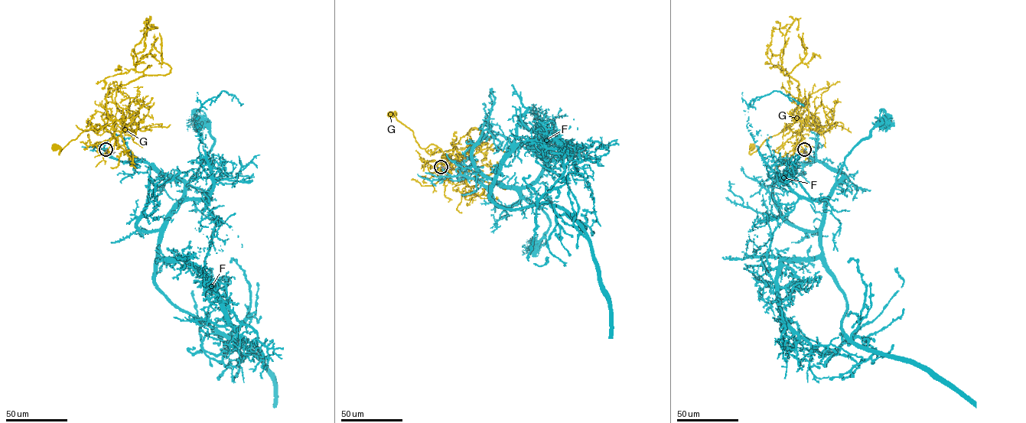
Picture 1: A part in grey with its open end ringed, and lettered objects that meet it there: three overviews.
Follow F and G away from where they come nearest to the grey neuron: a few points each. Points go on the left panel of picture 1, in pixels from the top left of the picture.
F: (106, 150), (115, 160), (146, 161), (184, 183), (184, 195), (159, 245), (161, 257), (176, 260)
G: (105, 151), (109, 147), (115, 120), (98, 131), (85, 130), (59, 154), (60, 149), (55, 146)

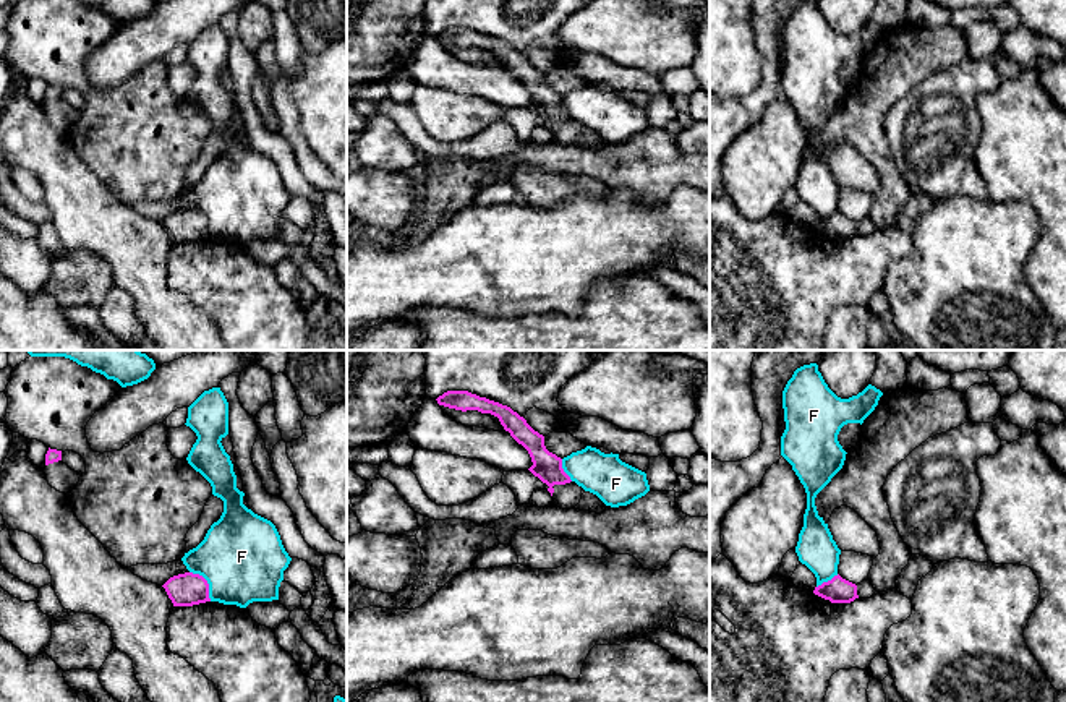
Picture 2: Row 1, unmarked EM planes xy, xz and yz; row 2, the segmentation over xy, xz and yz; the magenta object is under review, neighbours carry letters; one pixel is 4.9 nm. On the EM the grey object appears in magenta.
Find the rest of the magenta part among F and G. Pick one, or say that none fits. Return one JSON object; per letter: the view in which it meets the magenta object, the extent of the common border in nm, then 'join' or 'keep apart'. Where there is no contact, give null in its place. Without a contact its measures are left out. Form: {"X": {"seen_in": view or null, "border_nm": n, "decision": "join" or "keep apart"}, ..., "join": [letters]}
{"F": {"seen_in": "xy", "border_nm": 190, "decision": "keep apart"}, "G": {"seen_in": null, "decision": "keep apart"}, "join": []}

